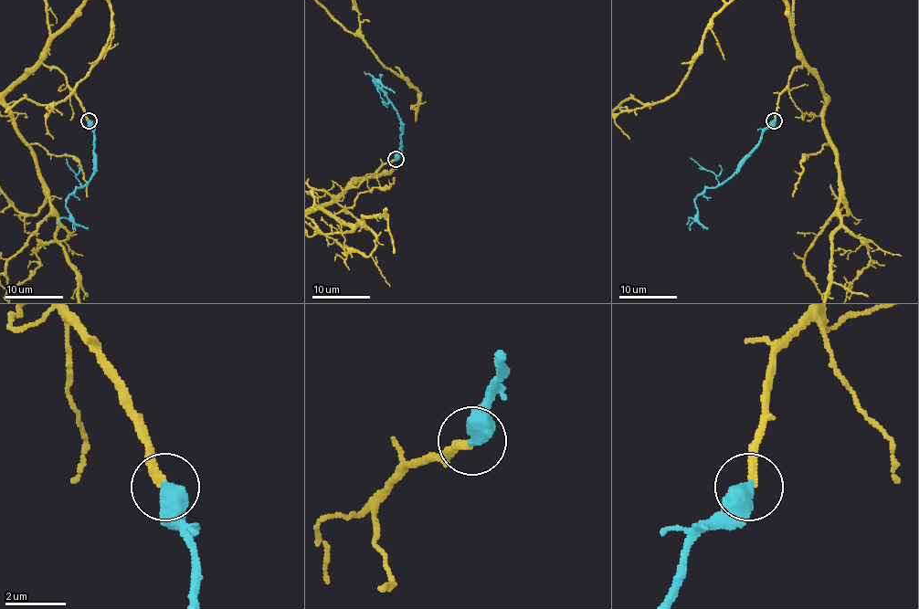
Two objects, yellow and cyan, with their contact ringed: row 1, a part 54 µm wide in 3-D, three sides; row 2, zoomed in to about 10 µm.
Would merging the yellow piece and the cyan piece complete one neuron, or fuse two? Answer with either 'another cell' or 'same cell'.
same cell

